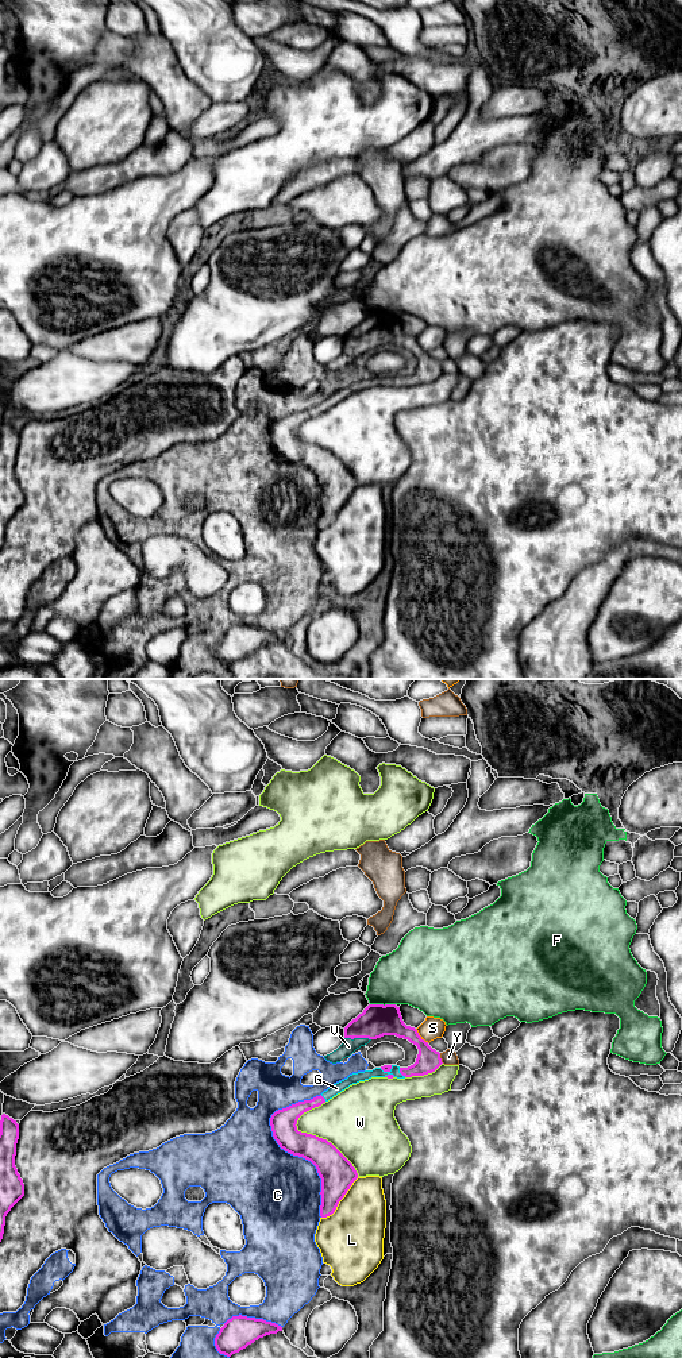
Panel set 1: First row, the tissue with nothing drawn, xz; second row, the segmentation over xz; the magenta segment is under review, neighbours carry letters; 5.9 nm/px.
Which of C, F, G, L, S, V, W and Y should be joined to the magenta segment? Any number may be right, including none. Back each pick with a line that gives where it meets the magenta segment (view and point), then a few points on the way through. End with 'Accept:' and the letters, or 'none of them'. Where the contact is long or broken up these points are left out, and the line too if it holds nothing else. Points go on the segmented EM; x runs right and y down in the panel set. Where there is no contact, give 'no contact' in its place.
G: meets magenta in xz at (401, 1073)
V: meets magenta in xz at (358, 1037)
Accept: G, V

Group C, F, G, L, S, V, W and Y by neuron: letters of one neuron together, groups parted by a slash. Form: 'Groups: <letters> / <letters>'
Groups: C / F / G V / L / S / W / Y

